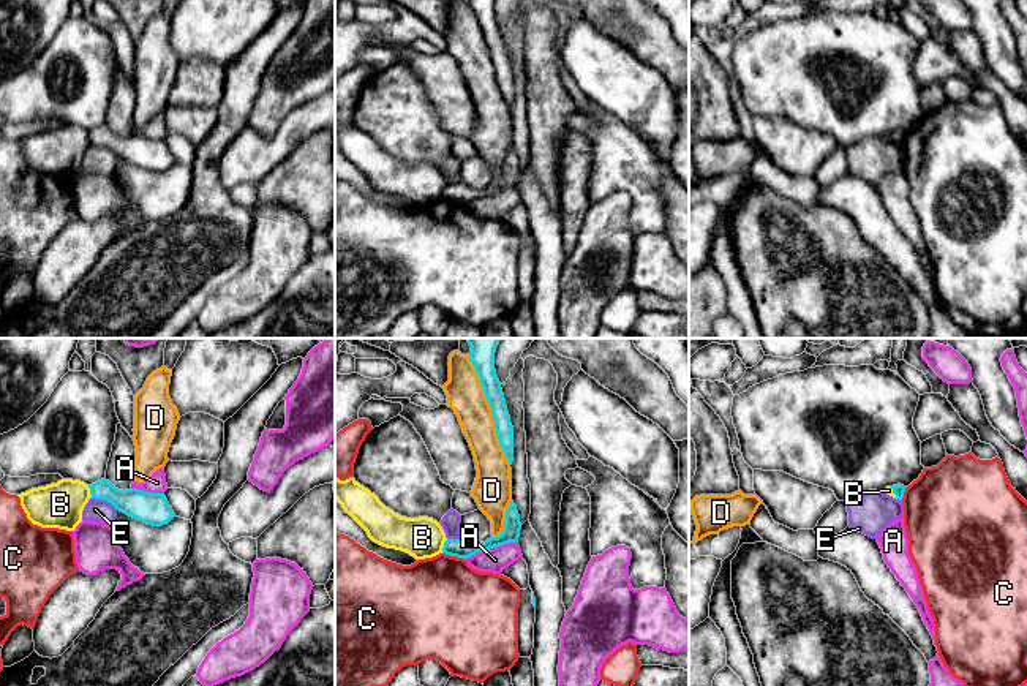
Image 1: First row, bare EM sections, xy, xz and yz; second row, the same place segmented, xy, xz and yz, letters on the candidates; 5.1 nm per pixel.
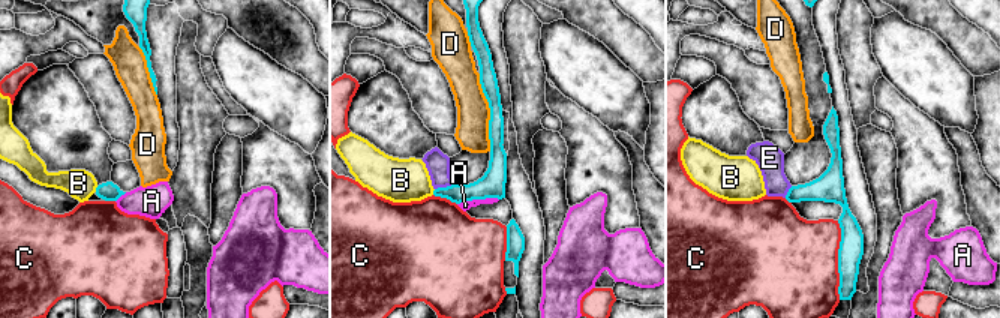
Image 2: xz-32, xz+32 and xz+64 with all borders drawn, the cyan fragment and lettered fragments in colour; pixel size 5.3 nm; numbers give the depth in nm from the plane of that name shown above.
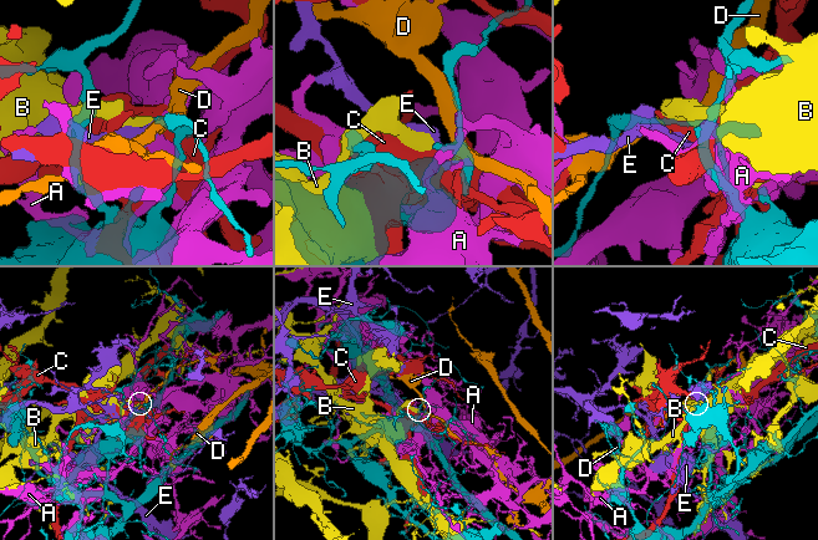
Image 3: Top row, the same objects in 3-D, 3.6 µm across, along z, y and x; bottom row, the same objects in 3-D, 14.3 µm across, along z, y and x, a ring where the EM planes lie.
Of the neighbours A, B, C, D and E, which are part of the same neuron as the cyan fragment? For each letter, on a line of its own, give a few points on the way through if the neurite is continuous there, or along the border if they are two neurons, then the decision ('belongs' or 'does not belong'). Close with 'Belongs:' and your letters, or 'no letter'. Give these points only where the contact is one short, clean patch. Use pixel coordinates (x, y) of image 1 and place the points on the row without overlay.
A: does not belong
B: does not belong
C: does not belong
D: does not belong
E: does not belong
Belongs: no letter

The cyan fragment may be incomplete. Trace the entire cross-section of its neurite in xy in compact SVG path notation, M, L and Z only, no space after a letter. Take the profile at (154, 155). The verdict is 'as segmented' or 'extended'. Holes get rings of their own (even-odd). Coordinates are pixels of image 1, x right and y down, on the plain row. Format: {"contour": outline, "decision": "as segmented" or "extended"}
{"contour": "M106 125L88 131L88 134L92 144L104 145L117 156L152 172L167 171L175 163L164 139L150 139L137 134L123 138Z", "decision": "as segmented"}

